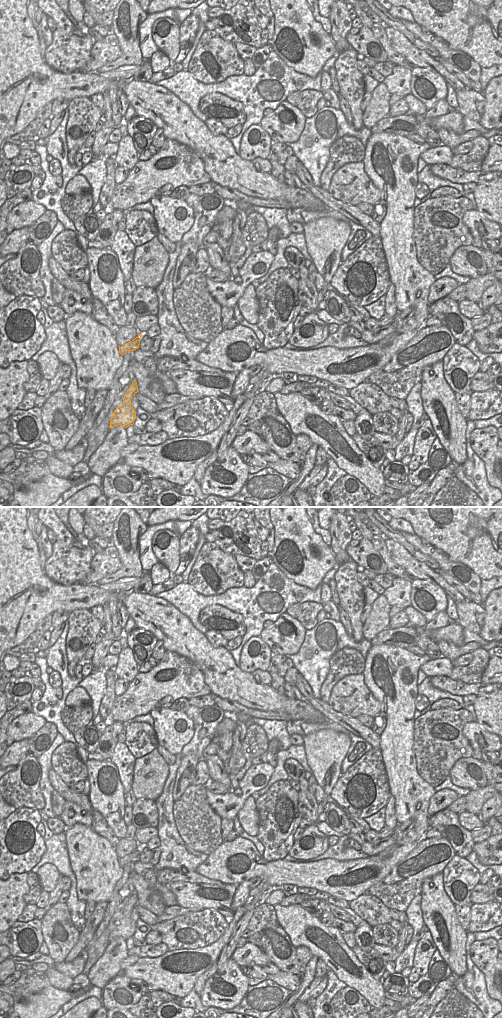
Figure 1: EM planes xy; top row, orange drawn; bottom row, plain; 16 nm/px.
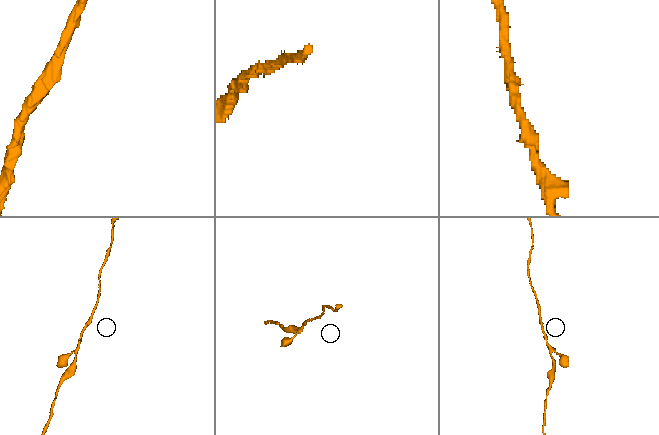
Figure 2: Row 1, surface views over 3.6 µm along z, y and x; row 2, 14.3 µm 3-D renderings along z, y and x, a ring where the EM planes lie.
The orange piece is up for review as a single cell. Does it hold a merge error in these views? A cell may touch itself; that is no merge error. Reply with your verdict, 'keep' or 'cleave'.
keep

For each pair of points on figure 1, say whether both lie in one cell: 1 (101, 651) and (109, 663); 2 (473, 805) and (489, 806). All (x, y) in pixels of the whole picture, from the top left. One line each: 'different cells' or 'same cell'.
1: different cells
2: different cells

